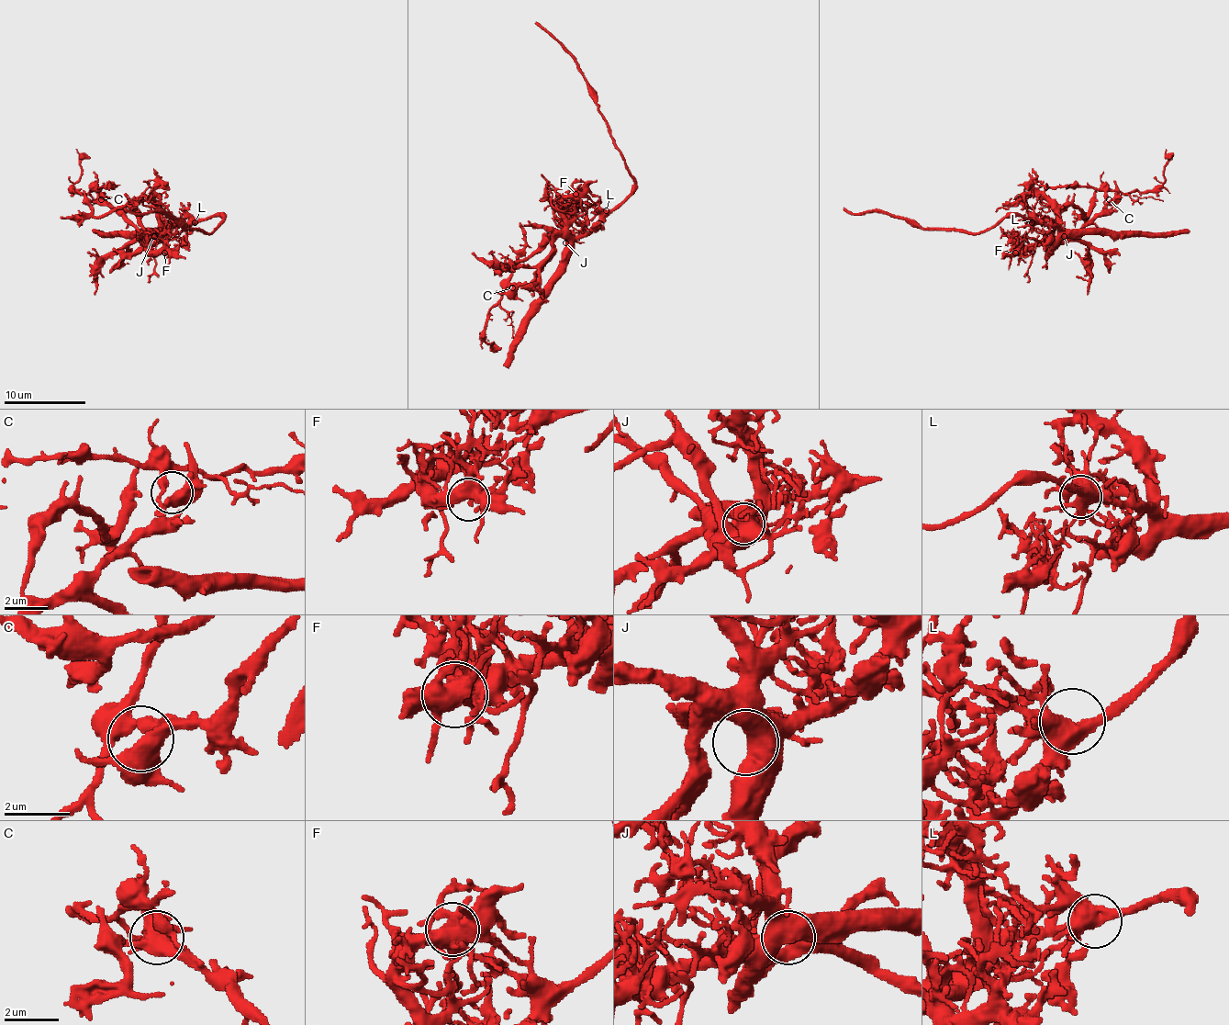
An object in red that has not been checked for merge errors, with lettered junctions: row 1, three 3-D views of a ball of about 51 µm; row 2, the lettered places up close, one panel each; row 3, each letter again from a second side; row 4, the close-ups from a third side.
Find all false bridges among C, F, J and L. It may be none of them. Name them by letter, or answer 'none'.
none

